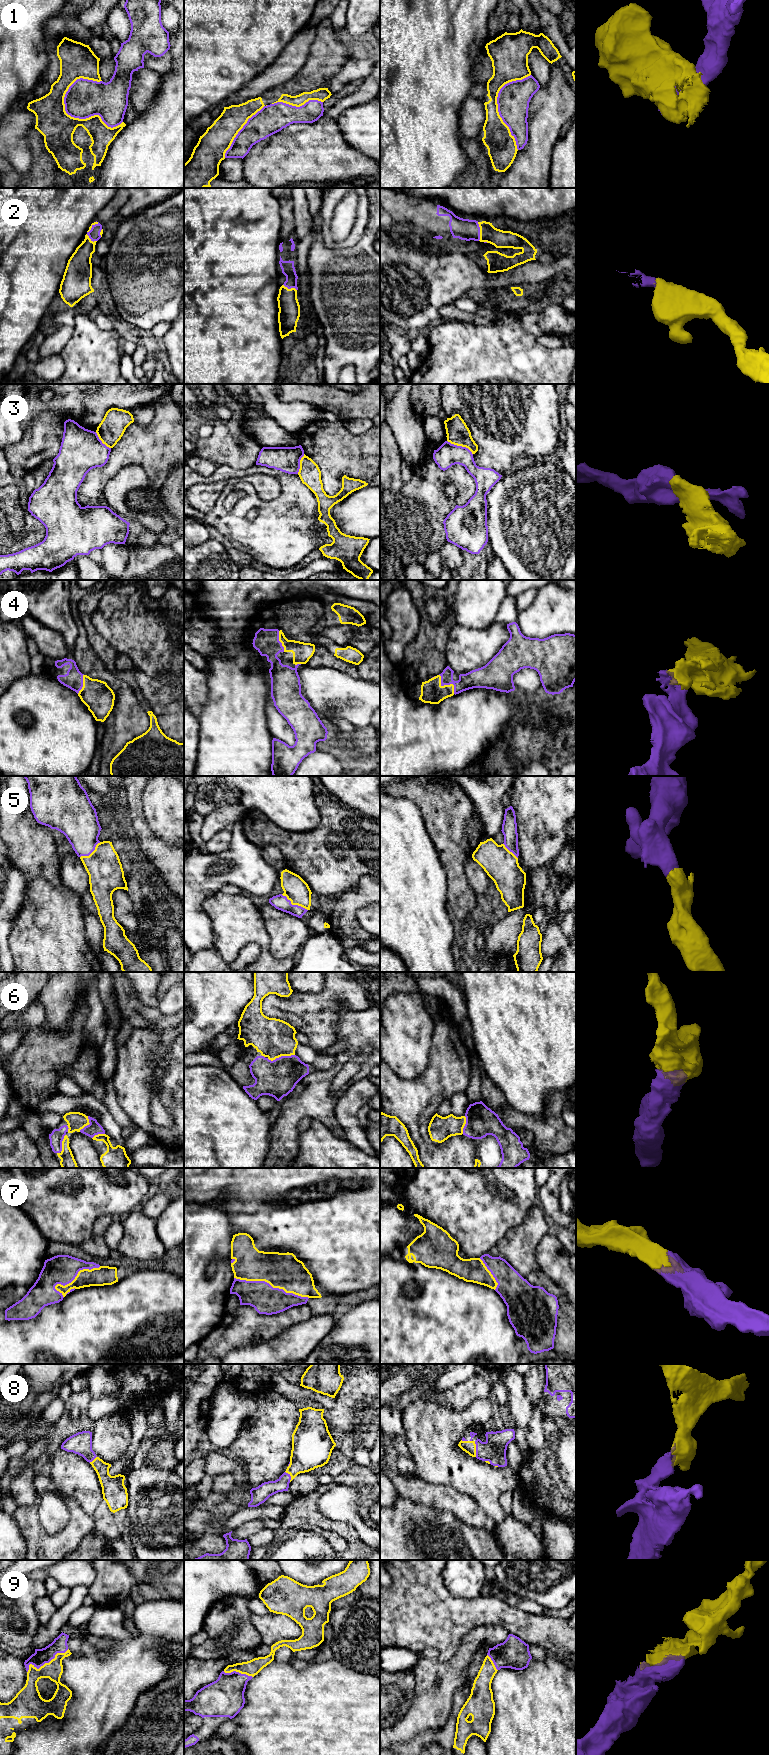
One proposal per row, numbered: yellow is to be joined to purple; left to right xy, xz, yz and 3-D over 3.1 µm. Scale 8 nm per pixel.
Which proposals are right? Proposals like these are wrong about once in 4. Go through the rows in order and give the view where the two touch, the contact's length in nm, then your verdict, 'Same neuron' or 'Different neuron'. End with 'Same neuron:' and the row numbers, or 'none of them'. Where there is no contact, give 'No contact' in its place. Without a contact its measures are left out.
1: Touches purple in xy. Shared border 500 nm. Different neuron
2: Touches purple in yz. Shared border 150 nm. Same neuron
3: Touches purple in yz. Shared border 240 nm. Different neuron
4: Touches purple in yz. Shared border 200 nm. Same neuron
5: Touches purple in xz. Shared border 260 nm. Same neuron
6: Touches purple in xz. Shared border 220 nm. Same neuron
7: Touches purple in xz. Shared border 600 nm. Same neuron
8: Touches purple in yz. Shared border 130 nm. Same neuron
9: Touches purple in xy. Shared border 380 nm. Same neuron
Same neuron: 2, 4, 5, 6, 7, 8, 9

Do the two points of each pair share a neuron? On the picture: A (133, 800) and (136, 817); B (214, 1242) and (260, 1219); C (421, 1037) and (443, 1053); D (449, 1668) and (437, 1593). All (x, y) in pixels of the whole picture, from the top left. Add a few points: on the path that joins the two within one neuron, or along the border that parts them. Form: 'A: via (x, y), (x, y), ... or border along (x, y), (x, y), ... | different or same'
A: via (135, 804), (135, 813) | same
B: border along (223, 1210), (233, 1234) | different
C: border along (435, 1023), (429, 1049), (429, 1060), (426, 1066) | different
D: border along (461, 1638), (457, 1650), (441, 1662) | different

